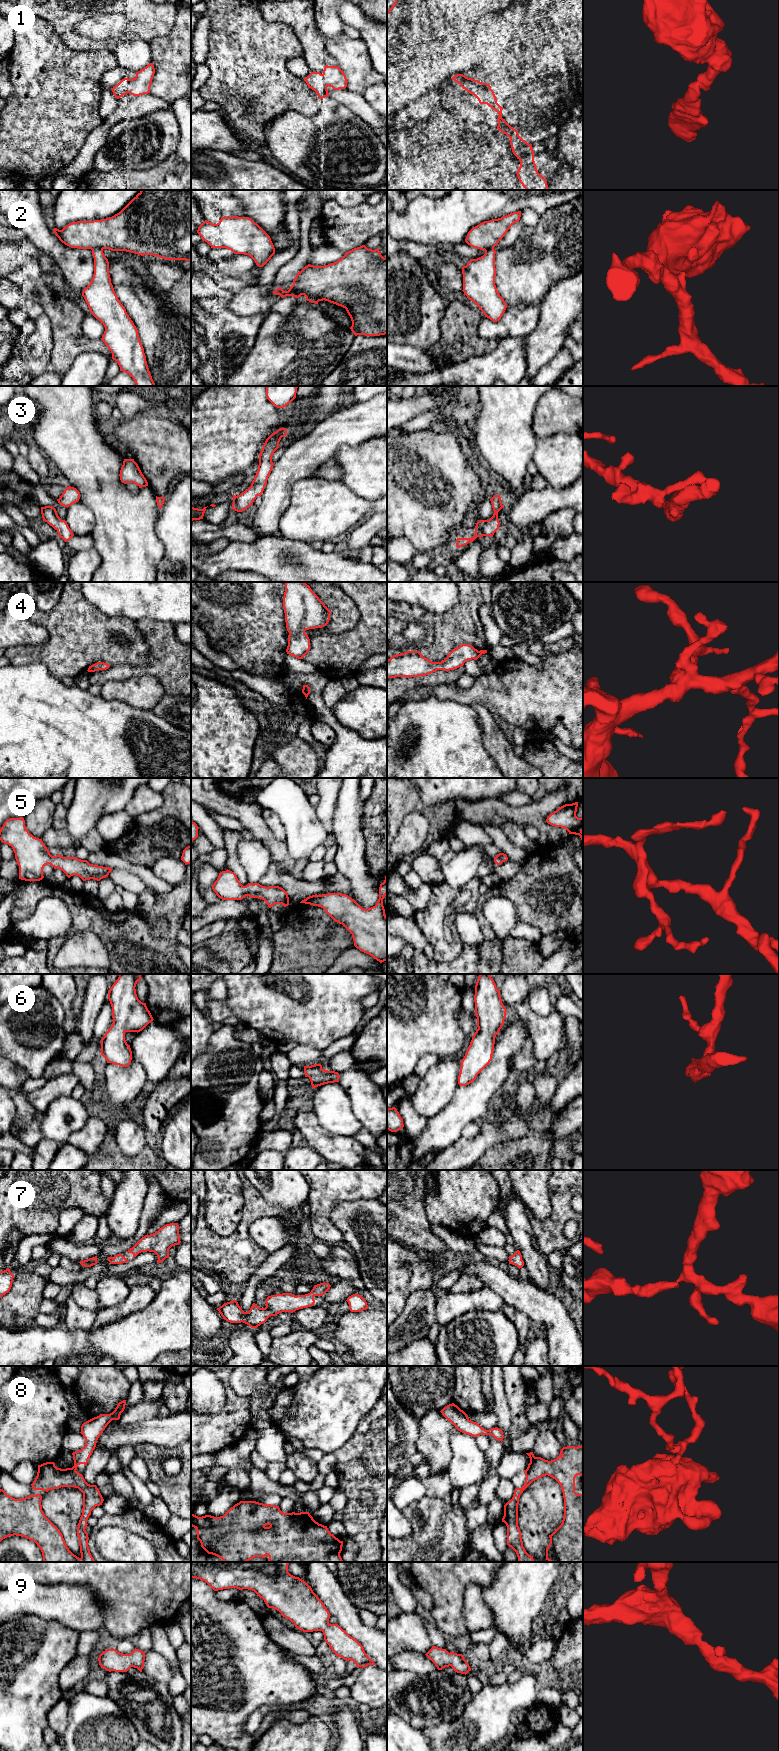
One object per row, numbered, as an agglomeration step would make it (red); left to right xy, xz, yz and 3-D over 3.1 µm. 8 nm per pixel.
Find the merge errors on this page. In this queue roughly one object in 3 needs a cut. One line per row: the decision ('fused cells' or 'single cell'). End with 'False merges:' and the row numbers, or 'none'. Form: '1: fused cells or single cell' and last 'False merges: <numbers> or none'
1: single cell
2: fused cells
3: single cell
4: single cell
5: single cell
6: single cell
7: single cell
8: fused cells
9: single cell
False merges: 2, 8

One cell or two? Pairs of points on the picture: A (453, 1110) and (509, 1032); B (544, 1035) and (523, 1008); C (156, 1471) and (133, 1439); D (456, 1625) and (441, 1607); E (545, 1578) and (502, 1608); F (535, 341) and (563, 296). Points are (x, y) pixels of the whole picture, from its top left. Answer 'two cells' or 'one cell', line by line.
A: one cell
B: one cell
C: two cells
D: one cell
E: one cell
F: one cell

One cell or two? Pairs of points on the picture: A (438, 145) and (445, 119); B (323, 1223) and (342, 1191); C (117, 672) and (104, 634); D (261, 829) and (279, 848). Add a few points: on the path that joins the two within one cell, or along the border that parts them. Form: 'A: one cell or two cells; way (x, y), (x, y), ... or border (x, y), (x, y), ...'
A: one cell; way (444, 139), (445, 125)
B: one cell; way (323, 1215), (323, 1208), (334, 1197)
C: two cells; border (138, 664), (114, 664), (110, 666)
D: one cell; way (264, 834), (274, 844)

